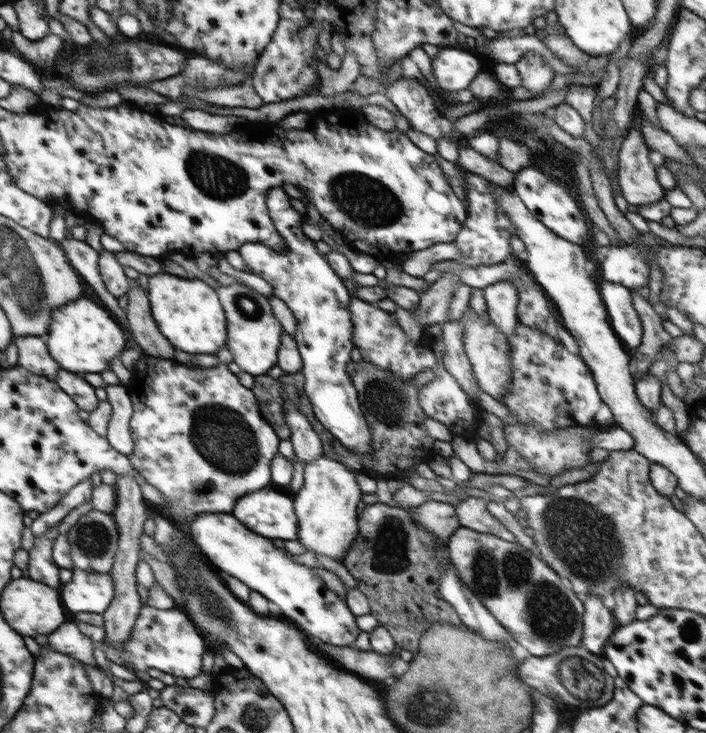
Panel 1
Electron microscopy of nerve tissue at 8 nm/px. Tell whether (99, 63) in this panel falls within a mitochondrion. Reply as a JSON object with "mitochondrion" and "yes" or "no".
{"mitochondrion":"yes"}

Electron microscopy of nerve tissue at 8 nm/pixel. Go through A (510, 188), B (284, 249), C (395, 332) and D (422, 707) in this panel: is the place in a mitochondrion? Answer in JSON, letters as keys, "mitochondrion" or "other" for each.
{"A":"other","B":"other","C":"other","D":"mitochondrion"}

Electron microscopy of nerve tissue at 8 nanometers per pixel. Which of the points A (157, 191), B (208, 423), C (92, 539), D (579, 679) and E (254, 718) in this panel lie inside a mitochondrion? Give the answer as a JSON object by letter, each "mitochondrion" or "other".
{"A":"other","B":"mitochondrion","C":"mitochondrion","D":"mitochondrion","E":"mitochondrion"}

